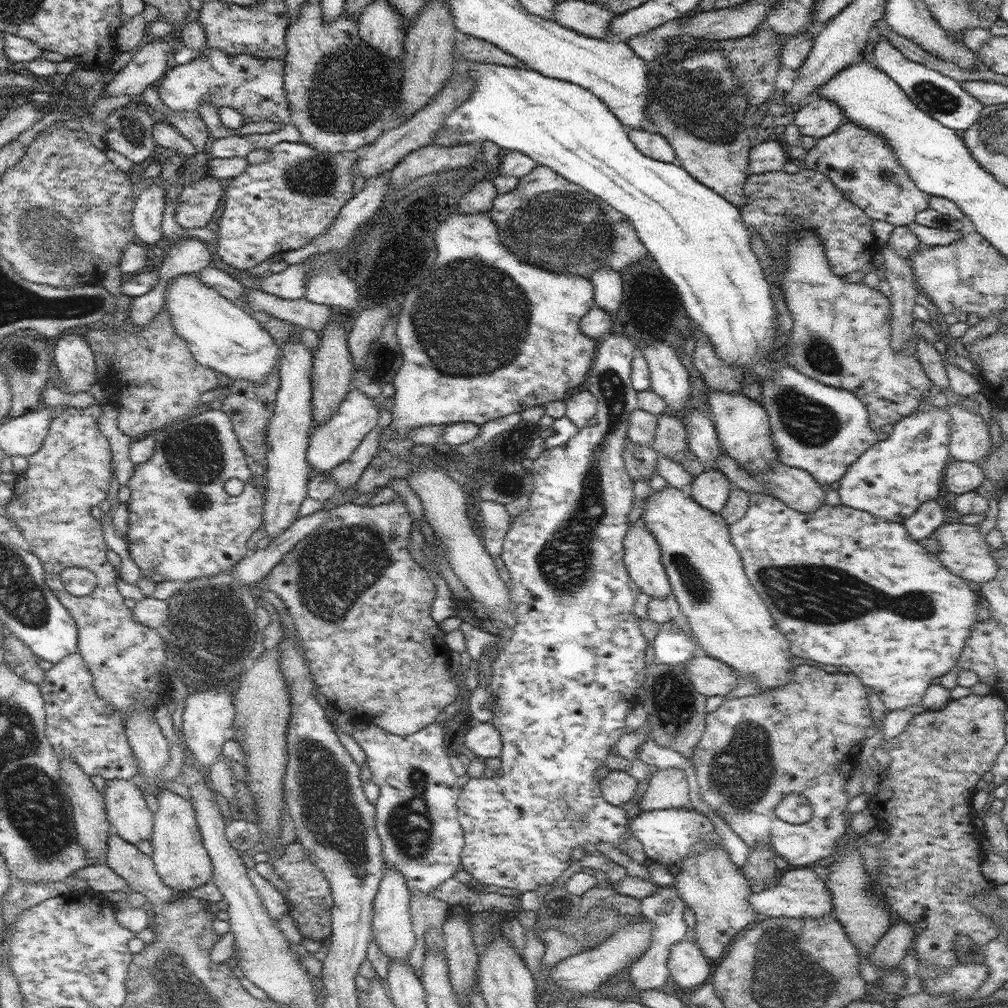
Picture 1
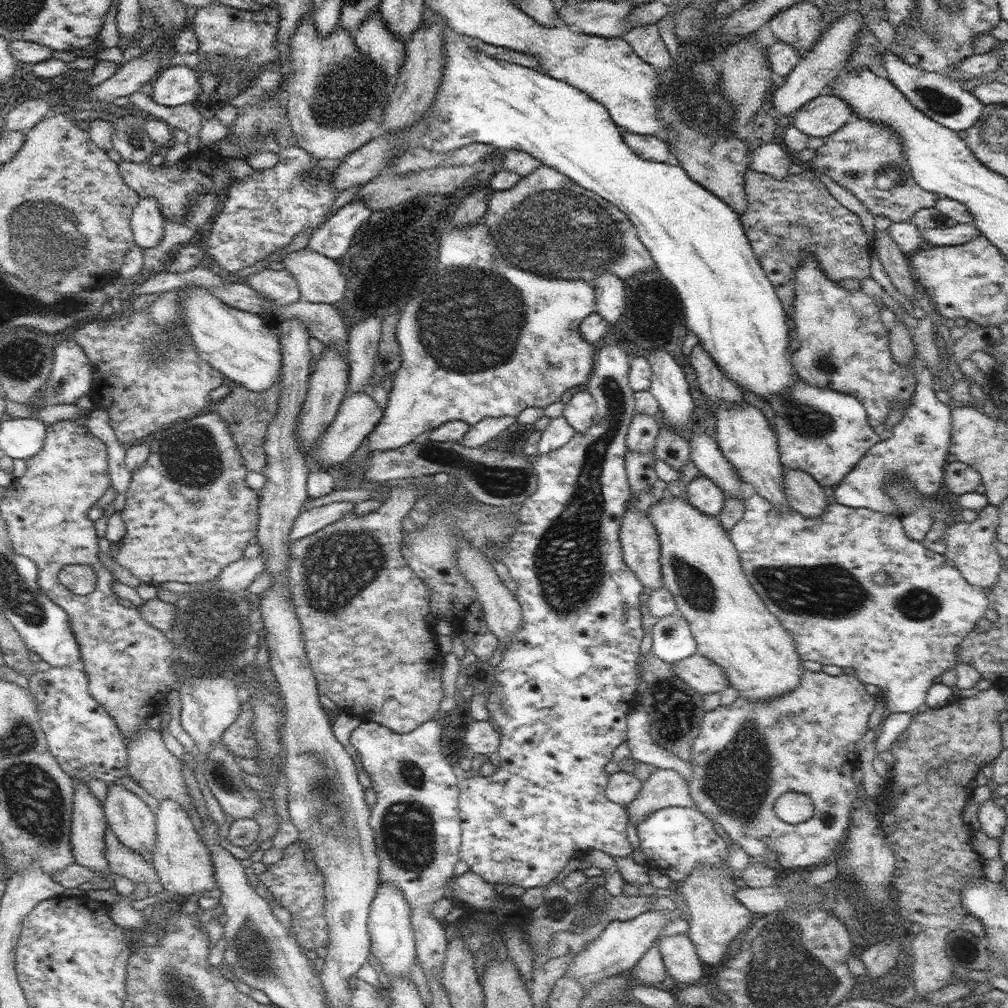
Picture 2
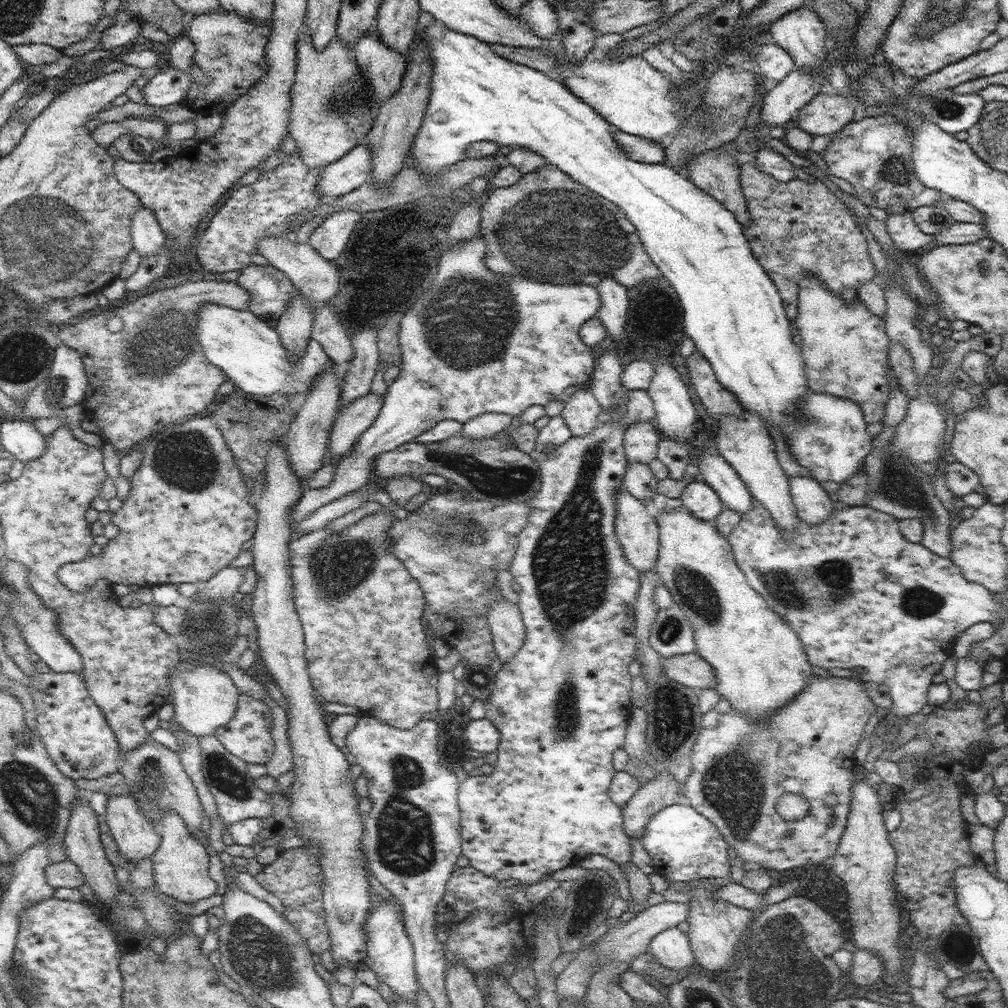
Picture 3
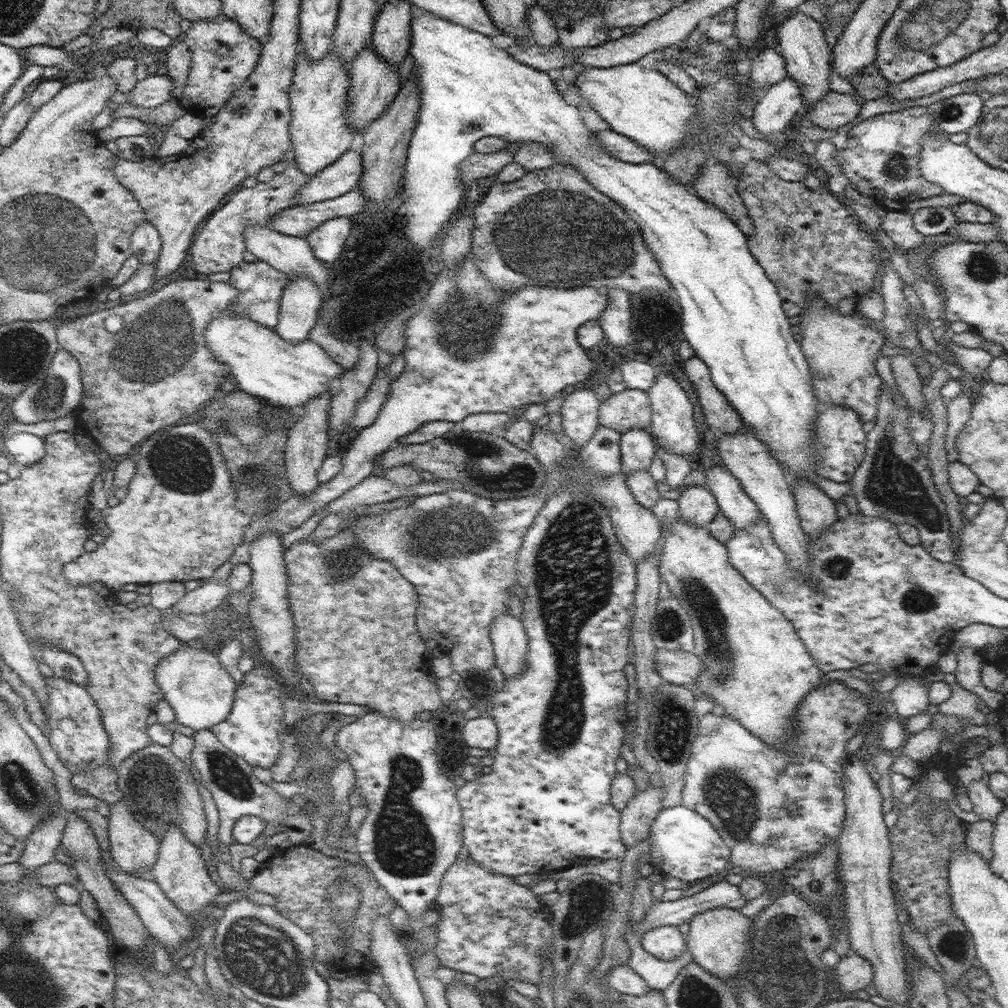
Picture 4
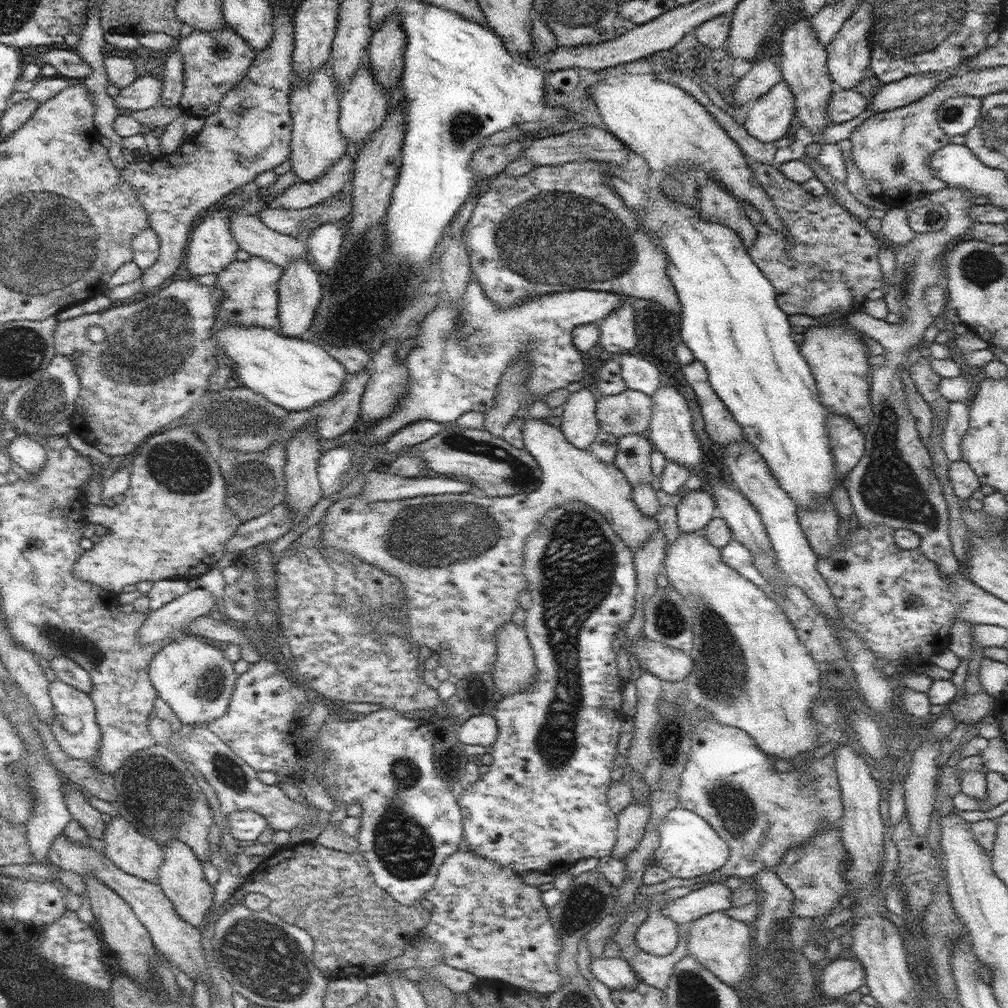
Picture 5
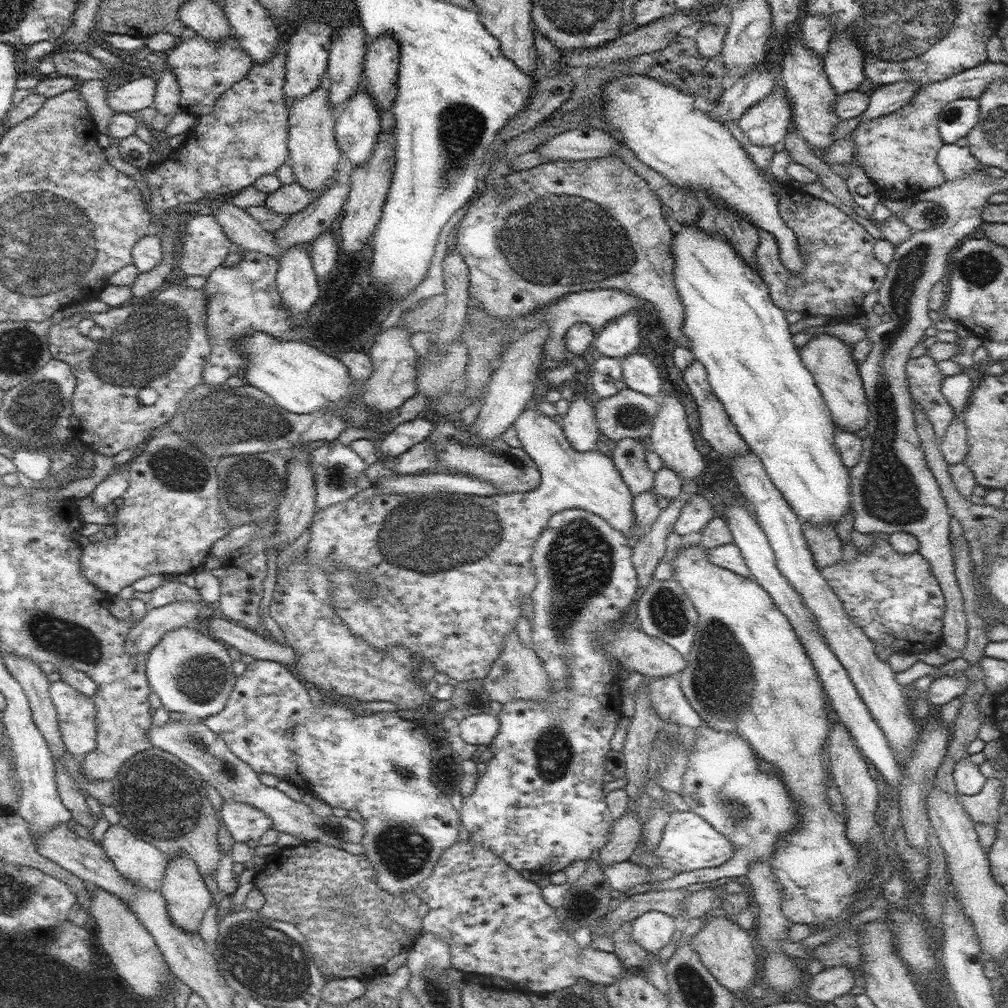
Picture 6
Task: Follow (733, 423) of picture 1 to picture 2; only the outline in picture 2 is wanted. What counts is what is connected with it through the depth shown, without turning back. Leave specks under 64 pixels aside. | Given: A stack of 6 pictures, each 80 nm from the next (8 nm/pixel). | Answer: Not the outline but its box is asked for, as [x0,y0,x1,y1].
[714,404,791,512]

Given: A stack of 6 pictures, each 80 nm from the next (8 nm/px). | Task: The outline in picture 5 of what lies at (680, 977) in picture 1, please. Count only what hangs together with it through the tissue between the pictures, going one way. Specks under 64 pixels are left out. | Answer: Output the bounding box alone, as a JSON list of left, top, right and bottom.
[635,909,680,956]

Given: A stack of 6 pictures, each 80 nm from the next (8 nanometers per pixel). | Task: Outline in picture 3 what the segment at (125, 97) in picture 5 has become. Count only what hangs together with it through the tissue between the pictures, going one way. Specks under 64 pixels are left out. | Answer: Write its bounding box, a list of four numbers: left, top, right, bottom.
[141,67,192,107]

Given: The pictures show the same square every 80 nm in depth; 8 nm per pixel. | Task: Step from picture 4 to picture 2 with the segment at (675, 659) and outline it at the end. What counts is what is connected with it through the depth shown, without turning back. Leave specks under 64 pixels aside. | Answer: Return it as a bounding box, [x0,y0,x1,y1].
[672,653,728,695]

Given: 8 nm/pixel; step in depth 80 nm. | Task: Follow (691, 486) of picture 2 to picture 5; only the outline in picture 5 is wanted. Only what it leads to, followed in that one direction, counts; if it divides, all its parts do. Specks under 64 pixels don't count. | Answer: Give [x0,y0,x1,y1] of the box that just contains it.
[676,489,717,533]

